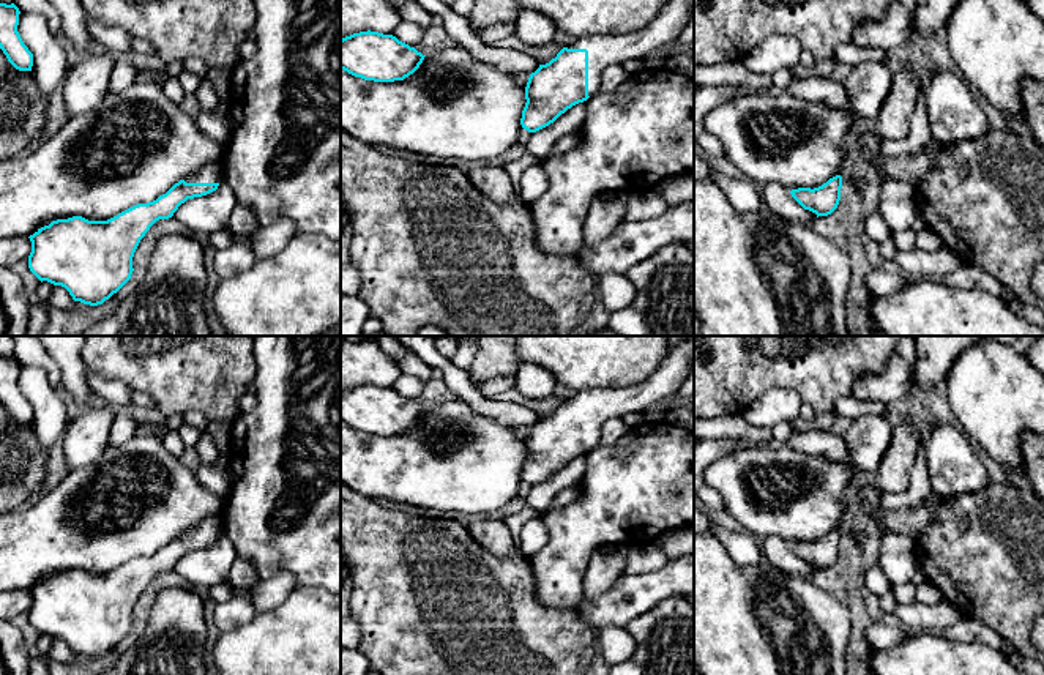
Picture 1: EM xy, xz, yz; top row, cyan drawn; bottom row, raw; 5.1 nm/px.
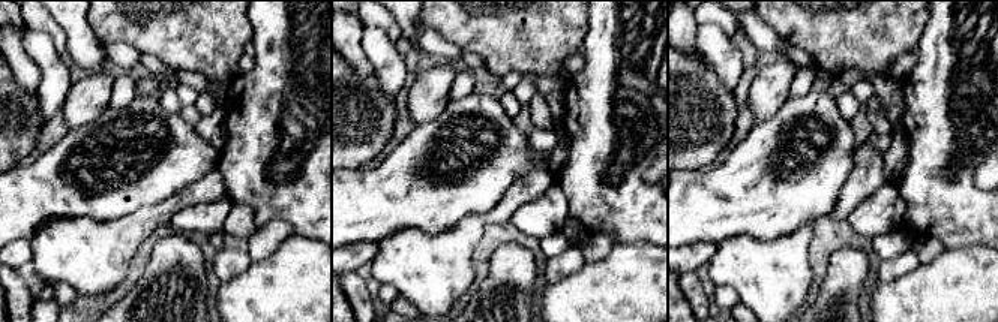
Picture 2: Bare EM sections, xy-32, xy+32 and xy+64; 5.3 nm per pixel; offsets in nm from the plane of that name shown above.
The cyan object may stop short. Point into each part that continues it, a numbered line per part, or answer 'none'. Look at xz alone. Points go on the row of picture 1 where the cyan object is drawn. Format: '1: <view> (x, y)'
1: xz (604, 51)

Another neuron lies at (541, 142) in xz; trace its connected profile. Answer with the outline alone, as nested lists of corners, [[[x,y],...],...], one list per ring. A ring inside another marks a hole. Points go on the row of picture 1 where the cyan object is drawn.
[[[579,103],[561,114],[549,126],[530,132],[527,151],[544,161],[552,155],[552,148],[561,136],[580,132],[585,123],[585,104]]]

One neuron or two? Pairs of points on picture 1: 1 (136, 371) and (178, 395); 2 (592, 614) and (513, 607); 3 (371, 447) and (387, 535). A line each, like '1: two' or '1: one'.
1: one
2: two
3: two

